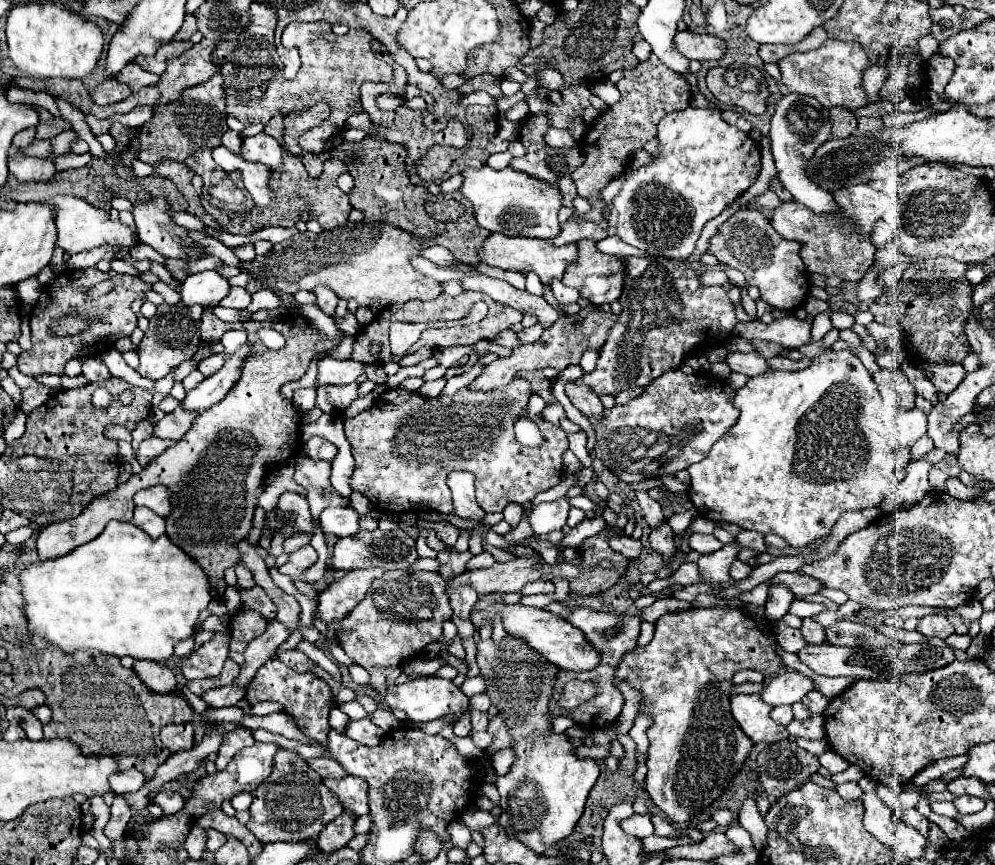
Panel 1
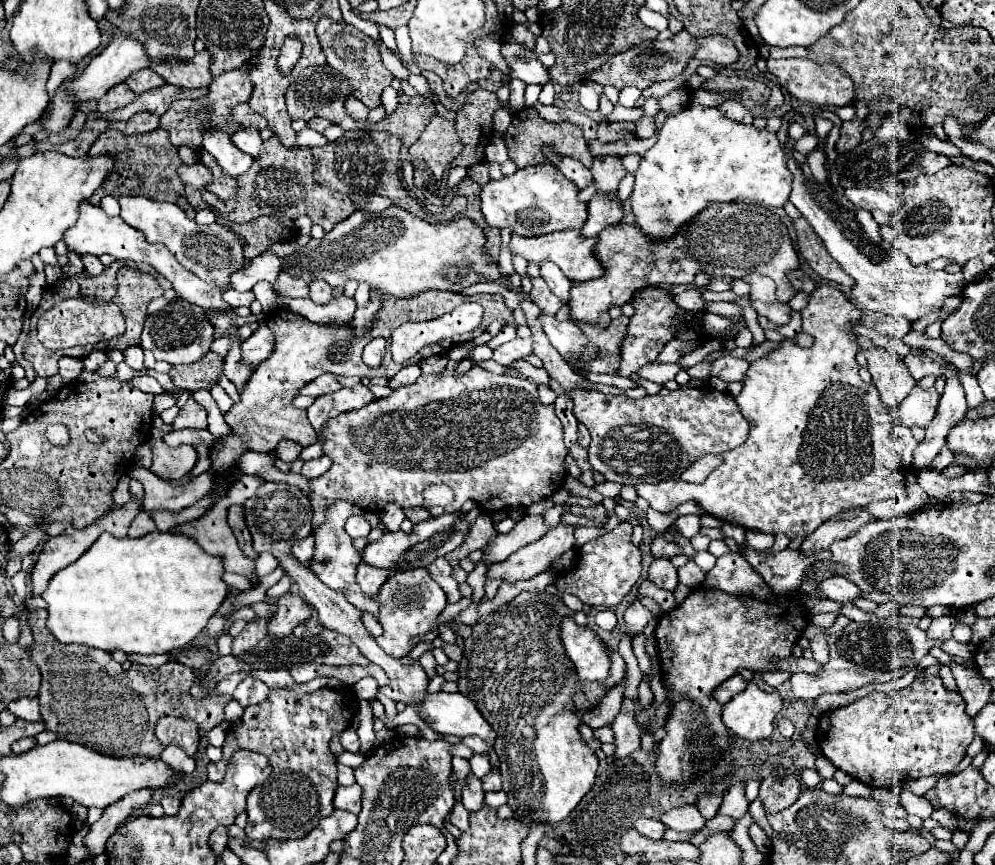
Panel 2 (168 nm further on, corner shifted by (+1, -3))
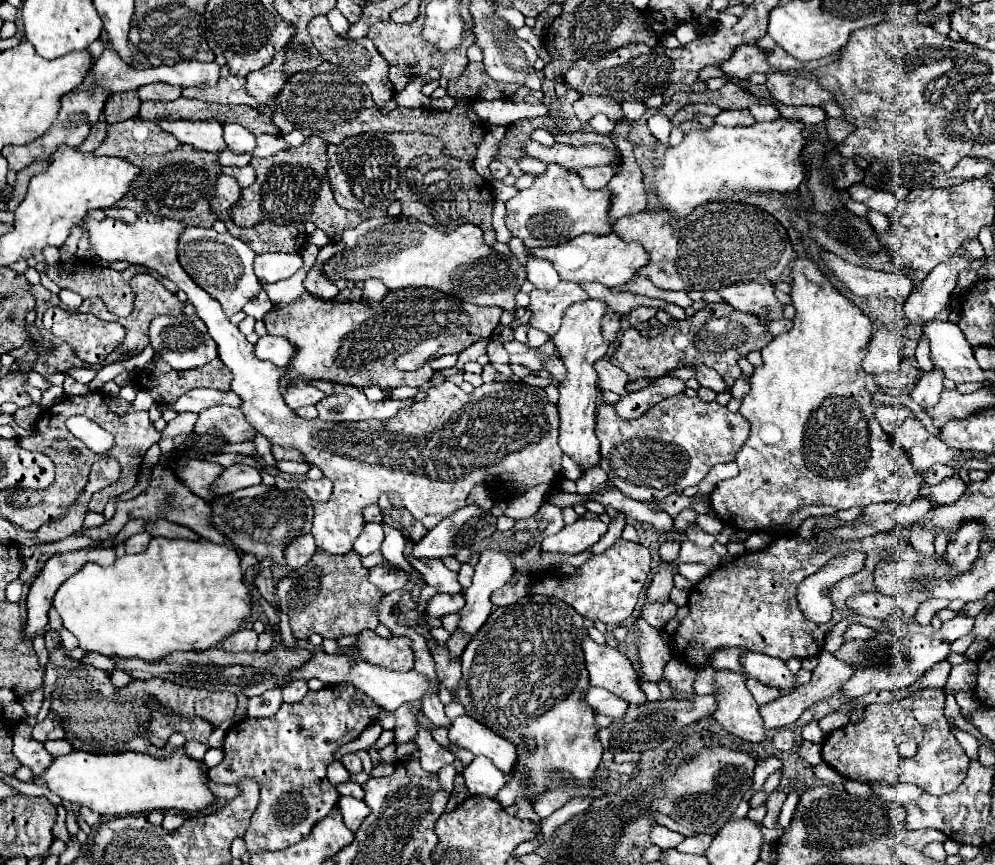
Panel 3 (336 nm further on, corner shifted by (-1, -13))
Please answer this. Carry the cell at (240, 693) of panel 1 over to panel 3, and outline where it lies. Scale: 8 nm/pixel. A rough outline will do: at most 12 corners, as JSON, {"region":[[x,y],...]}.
{"region":[[280,688],[250,698],[246,714],[268,718],[282,704]]}

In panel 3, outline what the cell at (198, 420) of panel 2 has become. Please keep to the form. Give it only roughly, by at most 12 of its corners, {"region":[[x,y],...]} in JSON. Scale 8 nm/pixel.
{"region":[[214,406],[200,412],[194,432],[226,442],[254,440],[242,410]]}

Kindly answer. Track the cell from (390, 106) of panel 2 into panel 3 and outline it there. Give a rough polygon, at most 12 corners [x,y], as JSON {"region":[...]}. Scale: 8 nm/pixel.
{"region":[[412,78],[402,92],[394,96],[402,108],[426,108],[430,98],[420,92],[422,78]]}

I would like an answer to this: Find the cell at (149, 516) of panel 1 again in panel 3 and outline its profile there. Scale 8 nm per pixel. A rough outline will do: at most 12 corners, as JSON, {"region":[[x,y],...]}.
{"region":[[148,532],[130,536],[126,540],[126,552],[138,554],[148,546]]}

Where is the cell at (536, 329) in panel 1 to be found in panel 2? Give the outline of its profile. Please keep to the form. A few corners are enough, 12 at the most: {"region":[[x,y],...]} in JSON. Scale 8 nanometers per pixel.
{"region":[[514,338],[492,354],[500,366],[532,354],[532,340]]}

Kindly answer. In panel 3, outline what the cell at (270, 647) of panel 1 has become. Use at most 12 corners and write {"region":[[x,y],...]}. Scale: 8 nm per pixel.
{"region":[[316,550],[278,580],[296,640],[378,626],[356,552]]}

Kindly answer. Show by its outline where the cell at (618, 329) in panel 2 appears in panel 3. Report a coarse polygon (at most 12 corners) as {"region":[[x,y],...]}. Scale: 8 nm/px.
{"region":[[710,304],[658,338],[626,328],[610,362],[630,382],[706,364],[728,388],[772,340],[758,316]]}

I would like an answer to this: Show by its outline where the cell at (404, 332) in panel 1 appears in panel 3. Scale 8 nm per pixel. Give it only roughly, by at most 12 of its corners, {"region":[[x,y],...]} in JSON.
{"region":[[422,340],[396,358],[396,368],[410,372],[442,348],[438,340]]}

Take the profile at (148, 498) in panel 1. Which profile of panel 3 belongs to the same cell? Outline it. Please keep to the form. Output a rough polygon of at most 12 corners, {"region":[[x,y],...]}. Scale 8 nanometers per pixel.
{"region":[[234,464],[210,484],[222,496],[260,484],[254,466]]}

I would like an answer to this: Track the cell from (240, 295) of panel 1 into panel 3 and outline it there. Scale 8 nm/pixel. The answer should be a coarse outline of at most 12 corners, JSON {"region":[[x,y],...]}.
{"region":[[260,292],[242,308],[248,316],[262,320],[272,302]]}

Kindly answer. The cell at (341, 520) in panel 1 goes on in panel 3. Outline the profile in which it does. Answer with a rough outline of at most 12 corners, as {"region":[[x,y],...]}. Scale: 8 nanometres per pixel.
{"region":[[366,524],[354,540],[360,556],[378,552],[384,532]]}

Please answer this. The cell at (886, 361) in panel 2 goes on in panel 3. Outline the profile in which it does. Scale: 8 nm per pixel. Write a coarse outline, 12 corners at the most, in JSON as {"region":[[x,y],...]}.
{"region":[[878,328],[862,368],[870,374],[896,372],[904,336]]}

